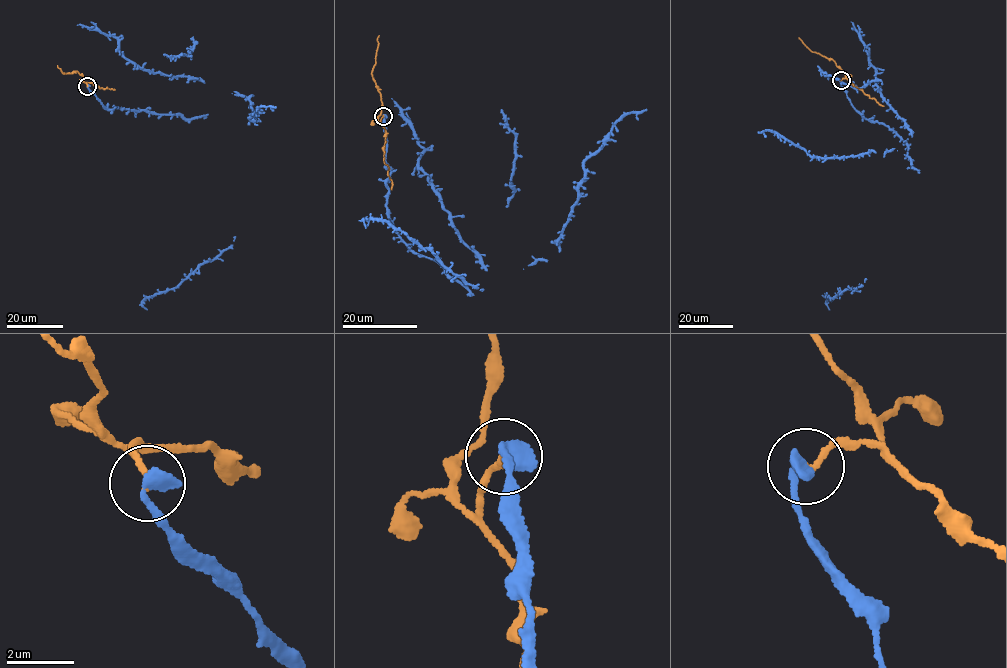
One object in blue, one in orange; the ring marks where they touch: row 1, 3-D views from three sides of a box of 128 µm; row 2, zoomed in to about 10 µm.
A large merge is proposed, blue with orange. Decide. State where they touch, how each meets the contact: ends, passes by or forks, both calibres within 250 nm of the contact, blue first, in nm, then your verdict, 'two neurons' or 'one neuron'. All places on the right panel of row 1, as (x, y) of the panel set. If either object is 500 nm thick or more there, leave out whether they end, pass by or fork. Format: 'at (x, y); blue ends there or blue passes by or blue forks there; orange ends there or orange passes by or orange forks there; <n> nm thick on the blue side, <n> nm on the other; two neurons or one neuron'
at (841, 80); blue ends there; orange ends there; 480 nm thick on the blue side, 200 nm on the other; two neurons

